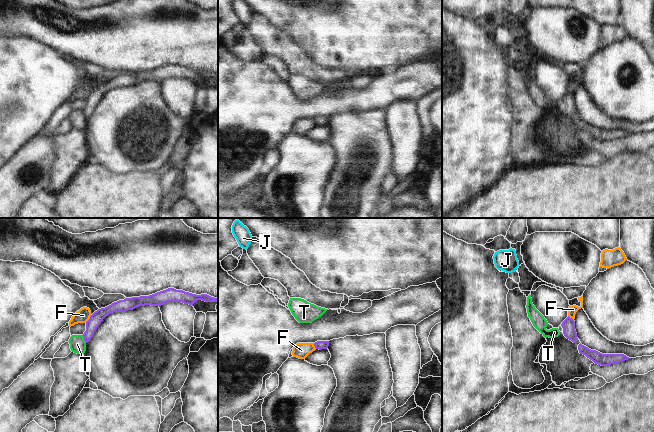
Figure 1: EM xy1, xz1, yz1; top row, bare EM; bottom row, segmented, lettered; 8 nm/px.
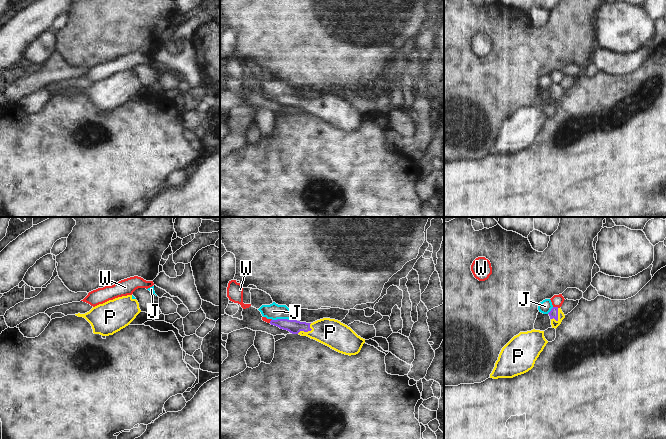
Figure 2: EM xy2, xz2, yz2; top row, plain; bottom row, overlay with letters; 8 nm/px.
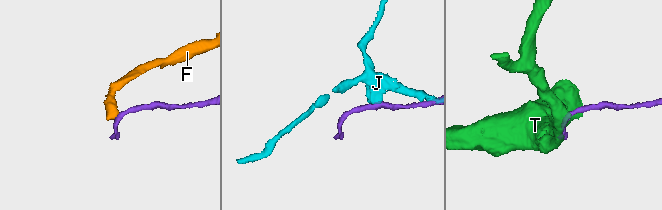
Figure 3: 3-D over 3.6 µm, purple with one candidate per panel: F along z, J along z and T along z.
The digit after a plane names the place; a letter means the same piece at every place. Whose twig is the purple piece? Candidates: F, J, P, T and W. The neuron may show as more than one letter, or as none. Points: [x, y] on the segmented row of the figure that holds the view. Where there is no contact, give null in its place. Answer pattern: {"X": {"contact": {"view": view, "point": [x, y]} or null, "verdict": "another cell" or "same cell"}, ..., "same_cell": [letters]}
{"F": {"contact": {"view": "xy1", "point": [89, 319]}, "verdict": "another cell"}, "J": {"contact": {"view": "xz2", "point": [282, 319]}, "verdict": "another cell"}, "P": {"contact": {"view": "xz2", "point": [307, 331]}, "verdict": "same cell"}, "T": {"contact": {"view": "xy1", "point": [84, 339]}, "verdict": "another cell"}, "W": {"contact": {"view": "yz2", "point": [556, 307]}, "verdict": "another cell"}, "same_cell": ["P"]}

